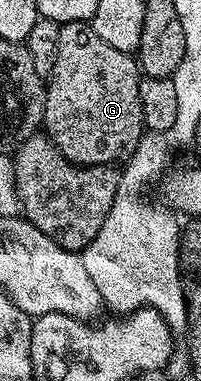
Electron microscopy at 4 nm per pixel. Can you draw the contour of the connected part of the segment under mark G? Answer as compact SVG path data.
M65 22L61 25L58 56L52 73L46 79L42 130L65 161L77 166L112 166L123 163L135 152L140 138L146 133L140 103L141 77L137 59L126 52L118 52L118 48L110 48L110 44L106 44L106 40L102 40L88 22Z

